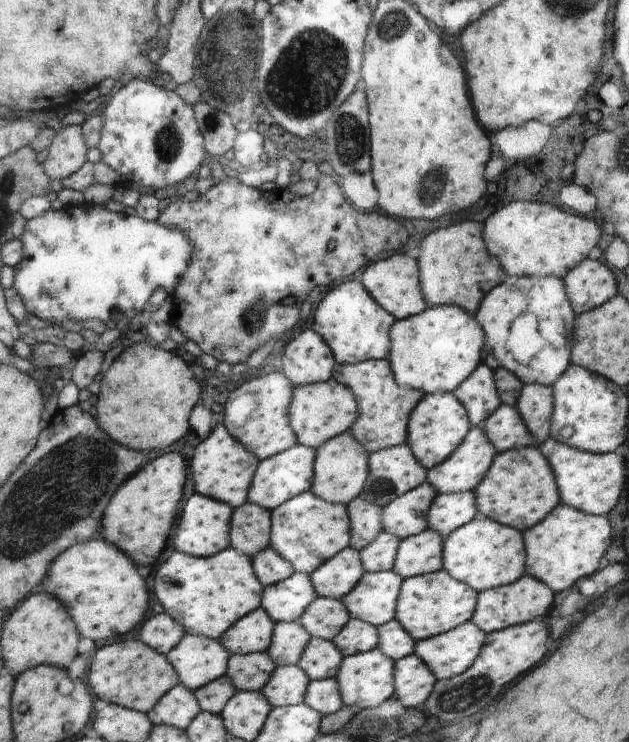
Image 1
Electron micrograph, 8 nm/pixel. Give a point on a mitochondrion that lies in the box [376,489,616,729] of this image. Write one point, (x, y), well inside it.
(467, 695)

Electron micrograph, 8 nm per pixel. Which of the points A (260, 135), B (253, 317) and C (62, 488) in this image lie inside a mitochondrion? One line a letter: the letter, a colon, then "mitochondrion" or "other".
A: other
B: mitochondrion
C: mitochondrion

